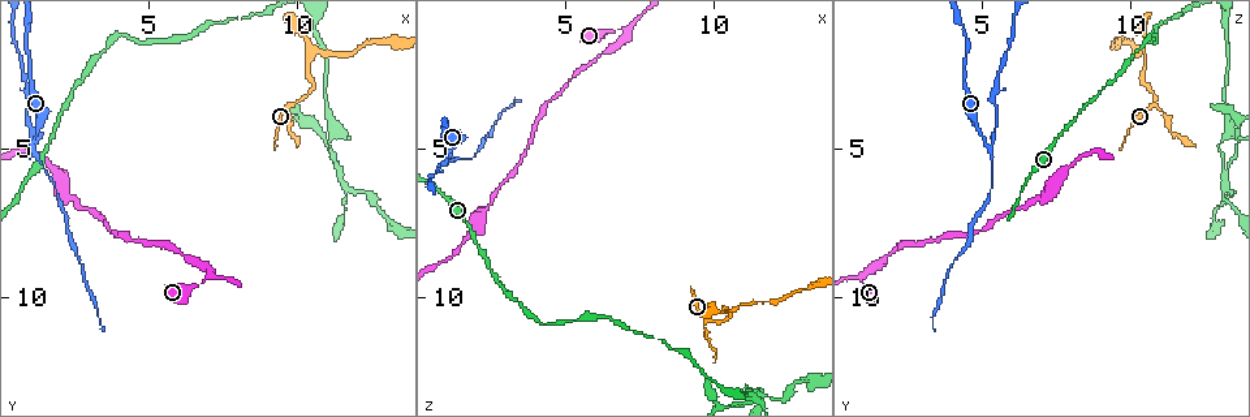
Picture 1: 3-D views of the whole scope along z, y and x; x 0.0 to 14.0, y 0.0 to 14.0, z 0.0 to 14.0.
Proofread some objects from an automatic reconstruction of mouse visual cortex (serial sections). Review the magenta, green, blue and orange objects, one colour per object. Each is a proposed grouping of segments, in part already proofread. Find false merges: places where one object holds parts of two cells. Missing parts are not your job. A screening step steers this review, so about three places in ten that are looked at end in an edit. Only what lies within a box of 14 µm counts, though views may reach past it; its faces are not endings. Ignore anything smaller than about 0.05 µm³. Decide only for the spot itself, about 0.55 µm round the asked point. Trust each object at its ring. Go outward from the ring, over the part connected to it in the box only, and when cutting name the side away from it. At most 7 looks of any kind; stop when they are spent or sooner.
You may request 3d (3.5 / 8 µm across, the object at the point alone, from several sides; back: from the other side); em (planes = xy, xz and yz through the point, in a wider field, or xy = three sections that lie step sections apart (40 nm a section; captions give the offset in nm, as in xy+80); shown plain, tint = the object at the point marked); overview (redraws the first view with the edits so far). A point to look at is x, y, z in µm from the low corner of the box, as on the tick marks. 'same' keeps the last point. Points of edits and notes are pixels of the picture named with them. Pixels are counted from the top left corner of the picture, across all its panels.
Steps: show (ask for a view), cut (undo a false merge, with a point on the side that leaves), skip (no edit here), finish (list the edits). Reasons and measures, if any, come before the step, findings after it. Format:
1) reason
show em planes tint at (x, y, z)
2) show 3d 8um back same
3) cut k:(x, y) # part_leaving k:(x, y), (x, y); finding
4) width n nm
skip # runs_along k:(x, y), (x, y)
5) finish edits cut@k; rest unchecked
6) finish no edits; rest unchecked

show 3d 3.5um at (10.4, 1.9, 10.4)

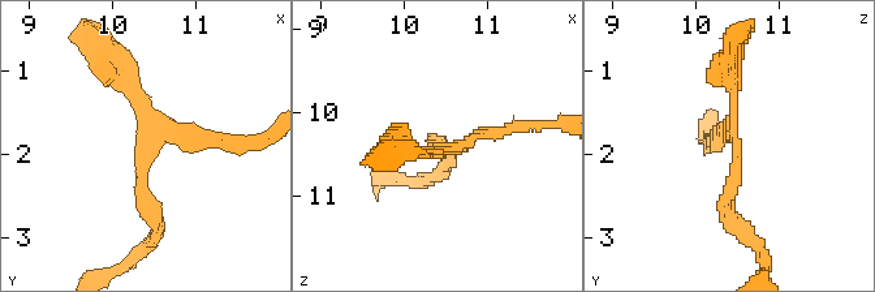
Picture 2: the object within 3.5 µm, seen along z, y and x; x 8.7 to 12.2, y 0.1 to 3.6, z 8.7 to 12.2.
show em xy step 5 tint at (10.40, 1.90, 10.50)

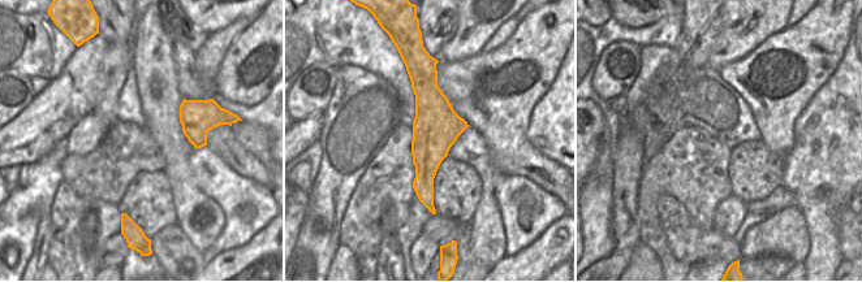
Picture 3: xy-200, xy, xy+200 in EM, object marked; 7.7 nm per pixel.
arms 3; arm_widths 150, 150, 150 nm
skip # runs_along 3:(419, 69), (427, 92), (430, 204); one cell here

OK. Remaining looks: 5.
three-way junction
show 3d 3.5um at (7.1, 9.3, 0.9)

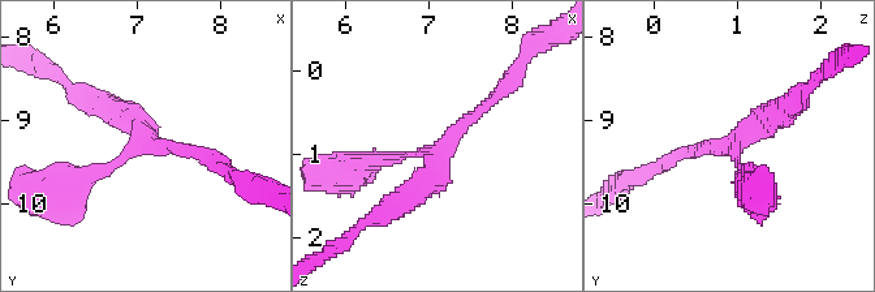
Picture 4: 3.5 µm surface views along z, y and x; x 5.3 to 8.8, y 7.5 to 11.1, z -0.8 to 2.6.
arms 3; arm_widths 150, 200, 350 nm; now the EM
show em xy step 5 tint at (7.05, 9.30, 1.00)

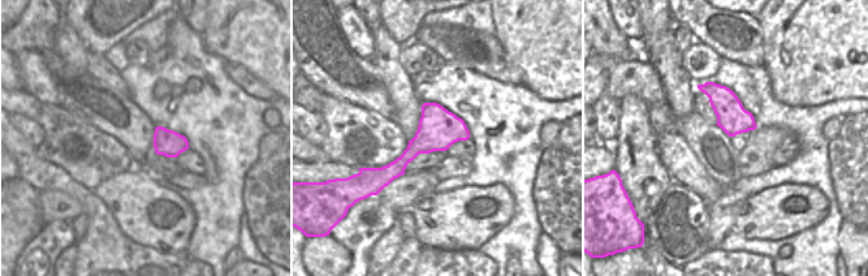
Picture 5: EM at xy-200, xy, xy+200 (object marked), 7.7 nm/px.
skip # runs_along 4:(749, 184), (736, 145), (792, 104); one cell here

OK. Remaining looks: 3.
a fork
show 3d 3.5um at (1.0, 4.9, 5.2)

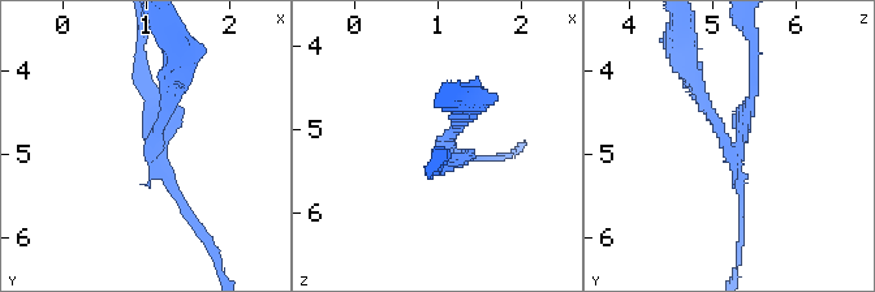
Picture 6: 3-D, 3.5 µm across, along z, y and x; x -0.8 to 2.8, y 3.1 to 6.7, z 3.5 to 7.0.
arms 3; arm_widths 100, 150, 150 nm; shape alone is not enough
show em xy step 5 tint at (1.10, 5.00, 5.20)

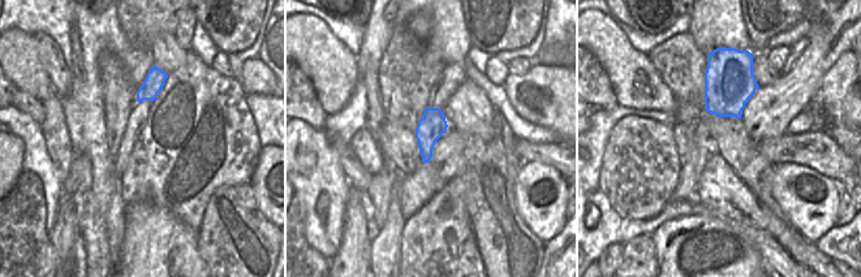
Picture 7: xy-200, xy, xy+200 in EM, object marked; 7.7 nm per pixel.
cut 6:(154, 99) # part_leaving 6:(737, 147), (754, 95), (750, 35); two cells meet here

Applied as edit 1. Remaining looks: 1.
finish edits cut@6; rest unchecked

